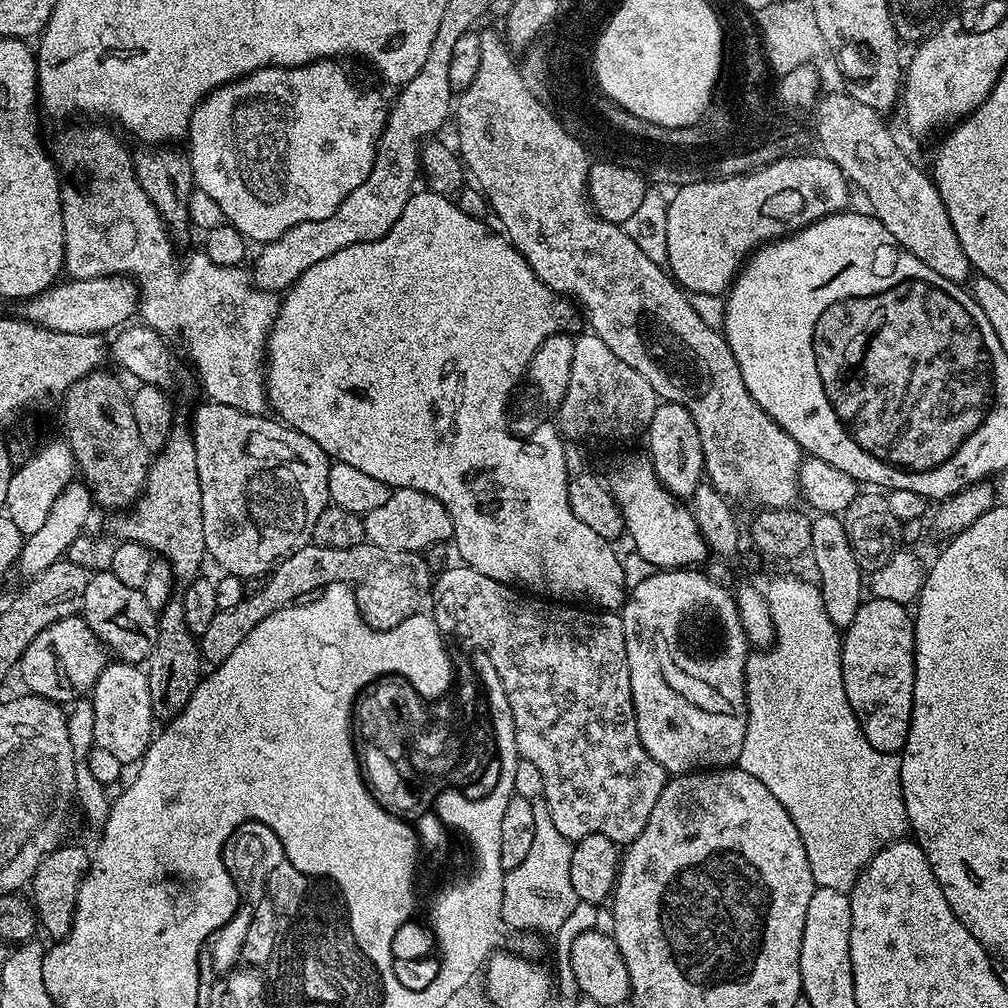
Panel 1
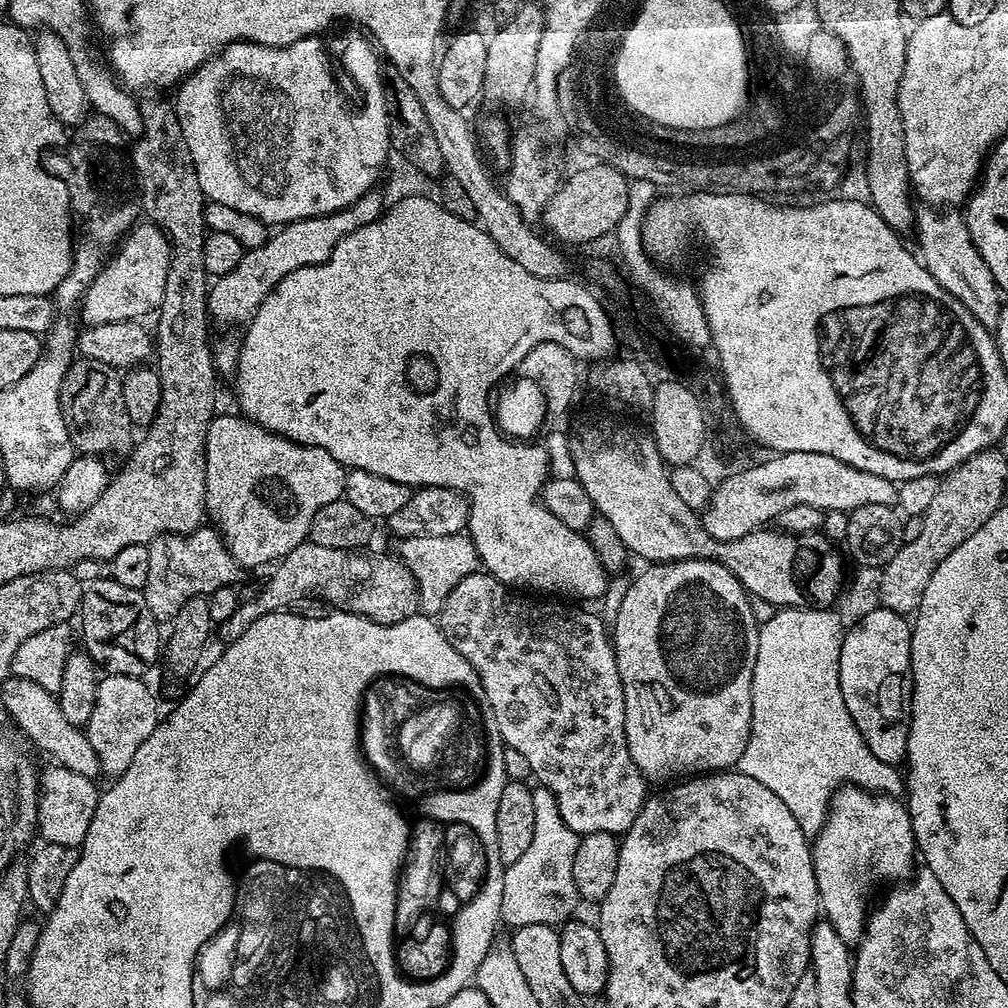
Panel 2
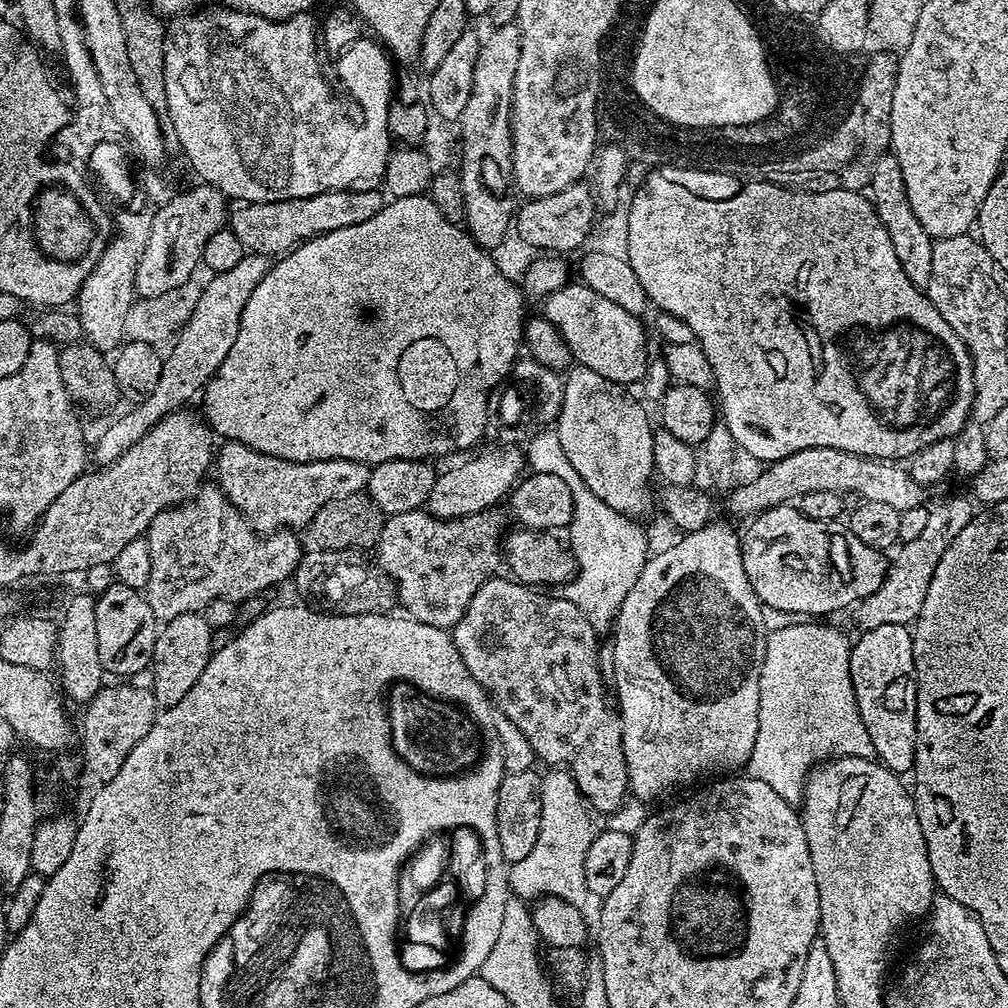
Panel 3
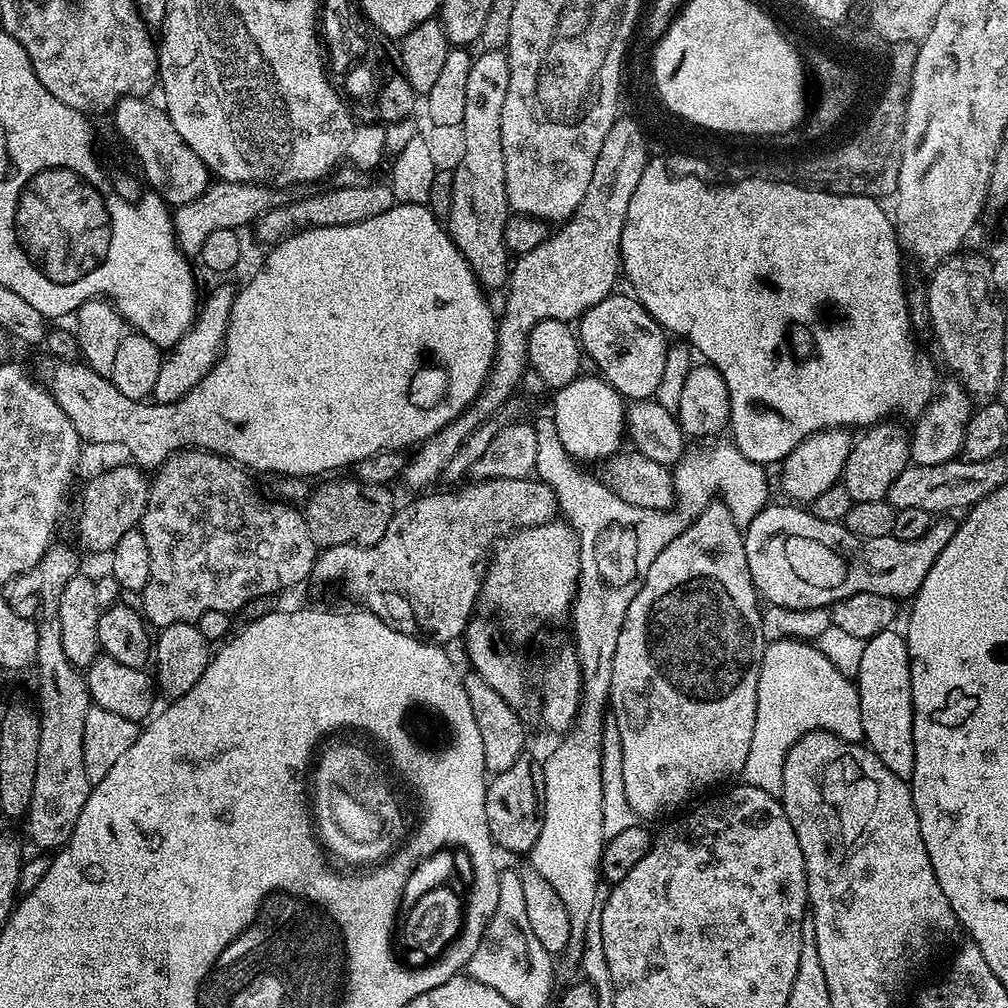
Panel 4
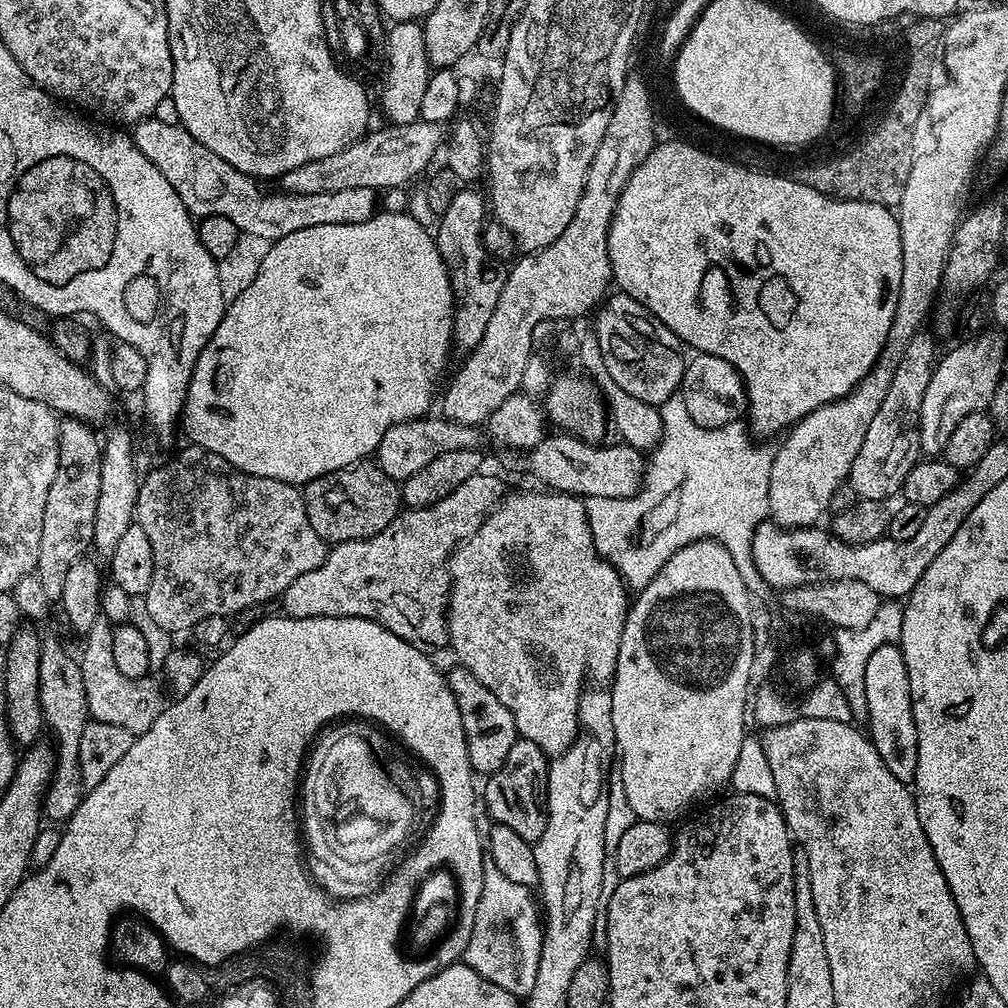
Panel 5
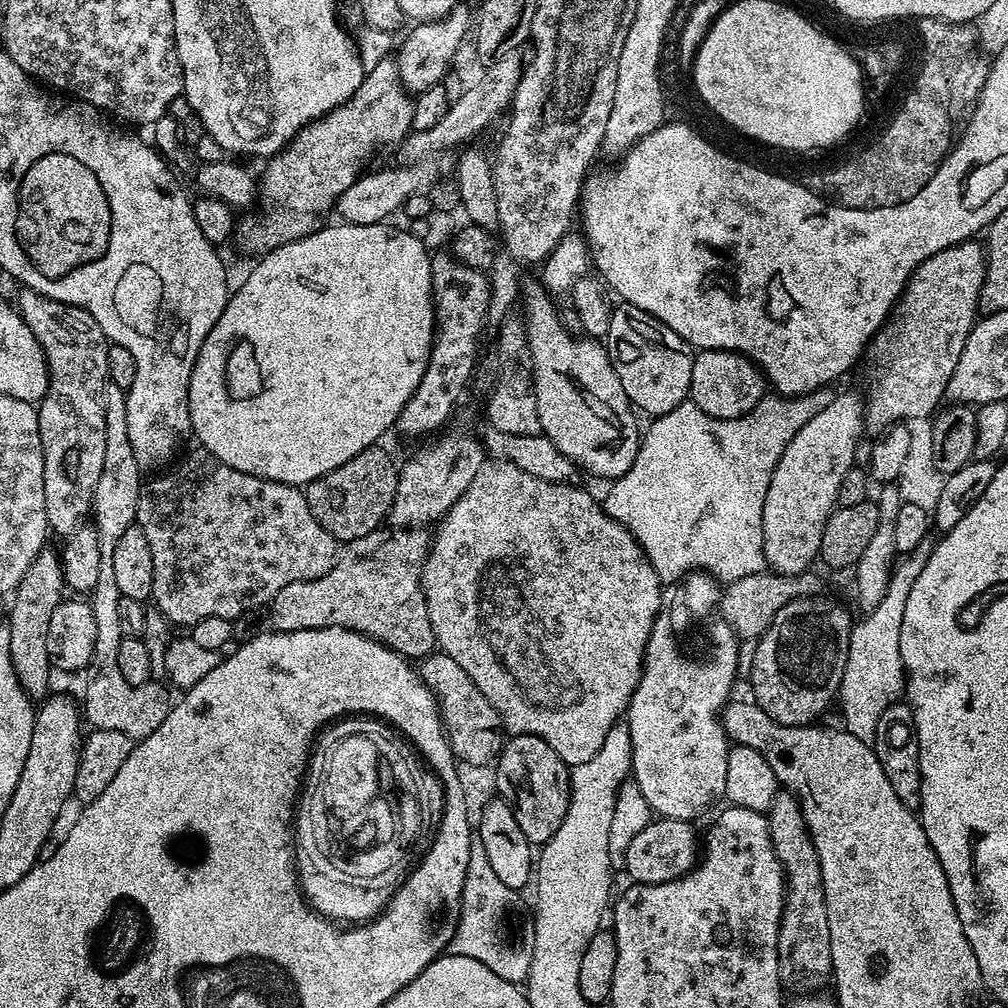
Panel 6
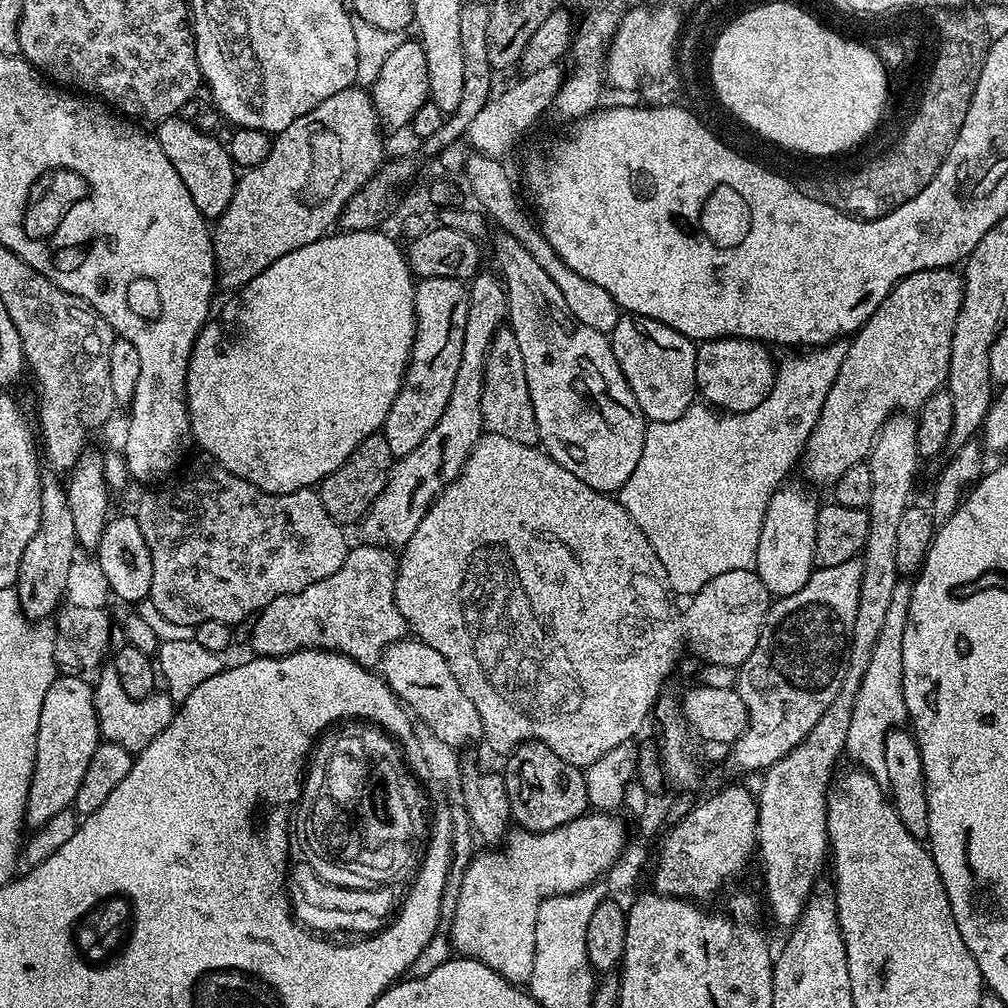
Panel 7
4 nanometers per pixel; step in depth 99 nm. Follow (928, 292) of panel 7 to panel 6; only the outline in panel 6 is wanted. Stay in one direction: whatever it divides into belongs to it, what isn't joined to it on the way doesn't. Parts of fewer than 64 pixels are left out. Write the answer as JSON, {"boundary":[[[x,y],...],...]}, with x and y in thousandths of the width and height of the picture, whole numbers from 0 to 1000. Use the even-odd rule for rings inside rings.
{"boundary":[[[971,237],[956,238],[919,256],[919,260],[910,264],[905,275],[901,277],[887,306],[887,313],[893,317],[886,316],[878,320],[865,334],[863,349],[870,353],[870,357],[861,373],[861,393],[859,389],[855,397],[856,424],[861,429],[876,431],[884,423],[892,422],[903,415],[922,415],[934,404],[940,388],[940,380],[946,371],[946,363],[950,363],[950,355],[954,355],[958,335],[968,322],[970,311],[973,309],[972,289],[978,272],[977,257],[978,246]]]}

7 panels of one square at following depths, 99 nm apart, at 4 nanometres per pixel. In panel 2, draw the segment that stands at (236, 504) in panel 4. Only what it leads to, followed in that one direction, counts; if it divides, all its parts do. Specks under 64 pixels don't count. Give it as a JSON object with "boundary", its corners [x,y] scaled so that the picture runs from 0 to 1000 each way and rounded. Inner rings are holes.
{"boundary":[[[199,522],[191,528],[184,529],[164,528],[161,532],[153,533],[146,541],[149,566],[141,586],[145,593],[145,601],[149,601],[156,616],[170,616],[182,598],[188,593],[206,592],[212,585],[235,578],[235,558],[223,542],[222,533],[213,523]]]}

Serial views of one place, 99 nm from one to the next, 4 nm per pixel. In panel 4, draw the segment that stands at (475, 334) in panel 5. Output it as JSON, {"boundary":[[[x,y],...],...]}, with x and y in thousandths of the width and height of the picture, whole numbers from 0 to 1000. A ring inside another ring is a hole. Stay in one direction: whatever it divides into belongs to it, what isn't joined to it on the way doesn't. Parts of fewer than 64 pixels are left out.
{"boundary":[[[480,50],[469,59],[466,78],[462,80],[462,113],[459,128],[461,148],[458,159],[447,170],[450,200],[442,219],[453,251],[462,256],[477,286],[499,287],[506,273],[506,251],[500,239],[506,213],[502,196],[502,165],[498,153],[498,104],[506,85],[506,62],[500,50]]]}

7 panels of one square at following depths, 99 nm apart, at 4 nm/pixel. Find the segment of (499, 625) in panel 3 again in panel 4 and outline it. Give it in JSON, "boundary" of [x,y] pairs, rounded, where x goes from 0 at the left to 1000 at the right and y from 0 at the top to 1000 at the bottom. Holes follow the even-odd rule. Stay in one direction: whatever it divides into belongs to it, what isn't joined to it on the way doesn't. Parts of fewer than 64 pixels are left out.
{"boundary":[[[469,613],[464,617],[464,624],[460,626],[458,640],[464,646],[467,666],[472,667],[512,706],[521,711],[532,710],[536,706],[536,714],[548,726],[560,728],[566,723],[572,706],[575,705],[575,691],[579,685],[579,671],[575,667],[575,654],[571,652],[570,642],[556,643],[552,651],[548,651],[536,664],[528,660],[526,654],[514,647],[507,647],[504,643],[492,640],[492,627],[484,615]]]}

